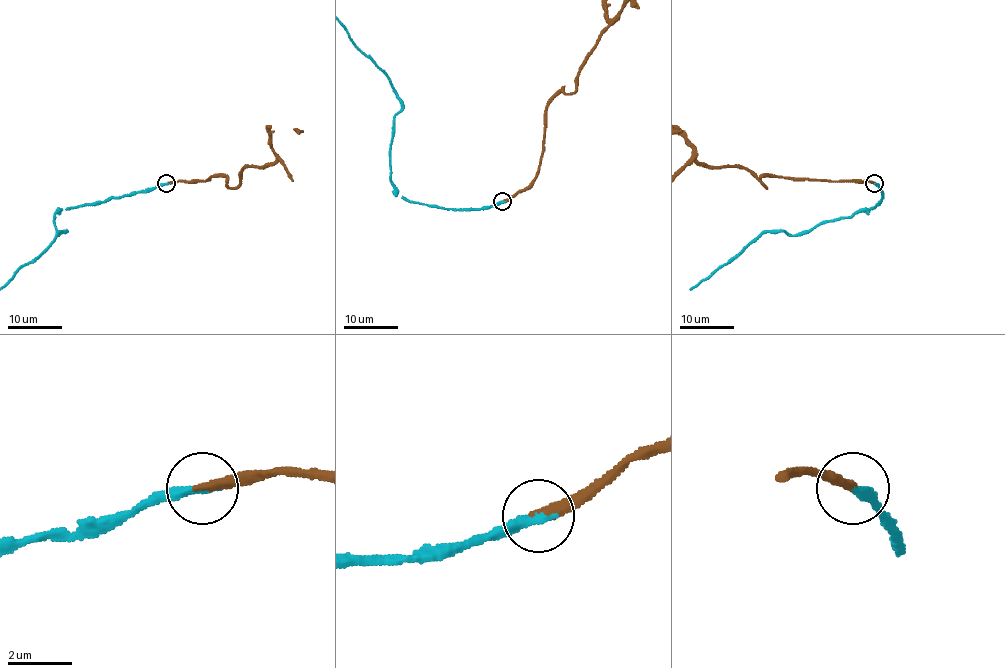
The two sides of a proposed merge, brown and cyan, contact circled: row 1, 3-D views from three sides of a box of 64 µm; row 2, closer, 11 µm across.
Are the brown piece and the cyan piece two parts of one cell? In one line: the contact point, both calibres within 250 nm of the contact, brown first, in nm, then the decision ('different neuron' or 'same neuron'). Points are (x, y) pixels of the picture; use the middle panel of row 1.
place (502, 201); calibres 320 and 280 nm; same neuron

